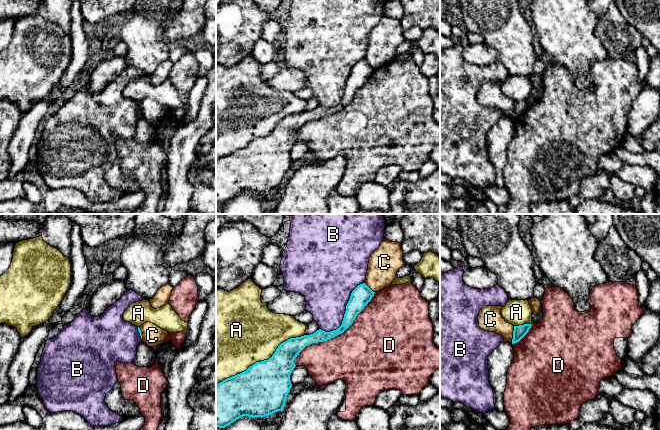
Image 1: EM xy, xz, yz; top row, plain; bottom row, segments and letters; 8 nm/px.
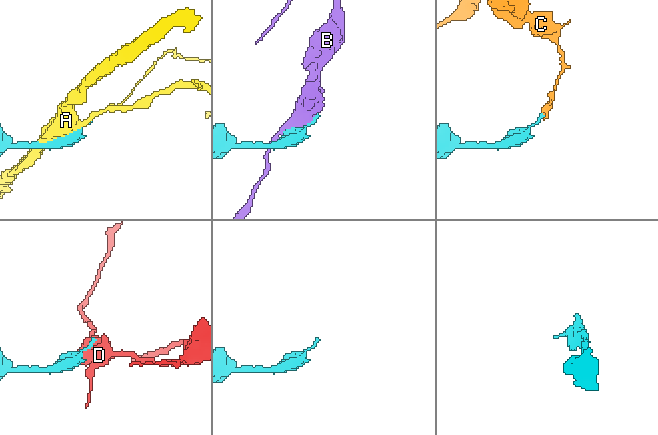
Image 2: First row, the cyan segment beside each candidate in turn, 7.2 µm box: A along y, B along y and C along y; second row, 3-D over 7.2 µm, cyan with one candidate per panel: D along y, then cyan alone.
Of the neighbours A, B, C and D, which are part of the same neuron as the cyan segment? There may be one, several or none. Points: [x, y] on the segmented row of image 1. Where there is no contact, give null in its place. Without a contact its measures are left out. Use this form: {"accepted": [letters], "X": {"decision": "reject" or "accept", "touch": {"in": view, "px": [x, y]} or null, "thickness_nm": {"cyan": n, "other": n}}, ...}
{"accepted": [], "A": {"decision": "reject", "touch": {"in": "xz", "px": [261, 361]}, "thickness_nm": {"cyan": 400, "other": 480}}, "B": {"decision": "reject", "touch": {"in": "xz", "px": [345, 313]}, "thickness_nm": {"cyan": 160, "other": 380}}, "C": {"decision": "reject", "touch": {"in": "yz", "px": [513, 334]}, "thickness_nm": {"cyan": 100, "other": 190}}, "D": {"decision": "reject", "touch": {"in": "xz", "px": [335, 335]}, "thickness_nm": {"cyan": 110, "other": 460}}}

